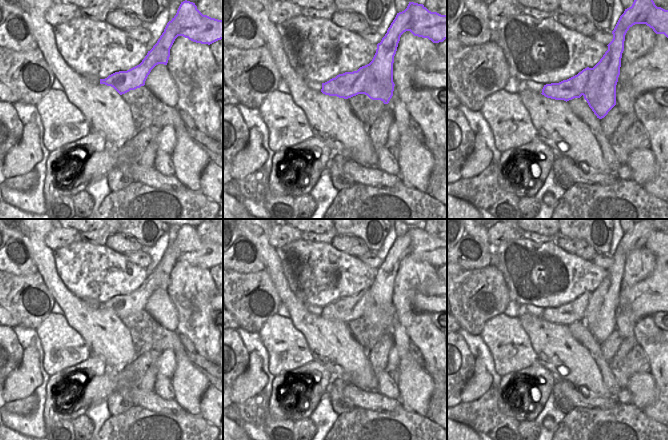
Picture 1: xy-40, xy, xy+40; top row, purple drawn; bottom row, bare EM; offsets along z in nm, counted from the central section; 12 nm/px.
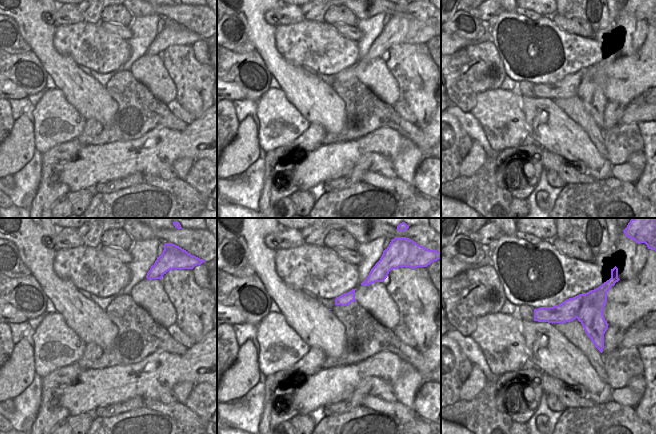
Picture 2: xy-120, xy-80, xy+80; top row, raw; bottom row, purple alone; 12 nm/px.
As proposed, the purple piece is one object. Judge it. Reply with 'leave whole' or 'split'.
split

